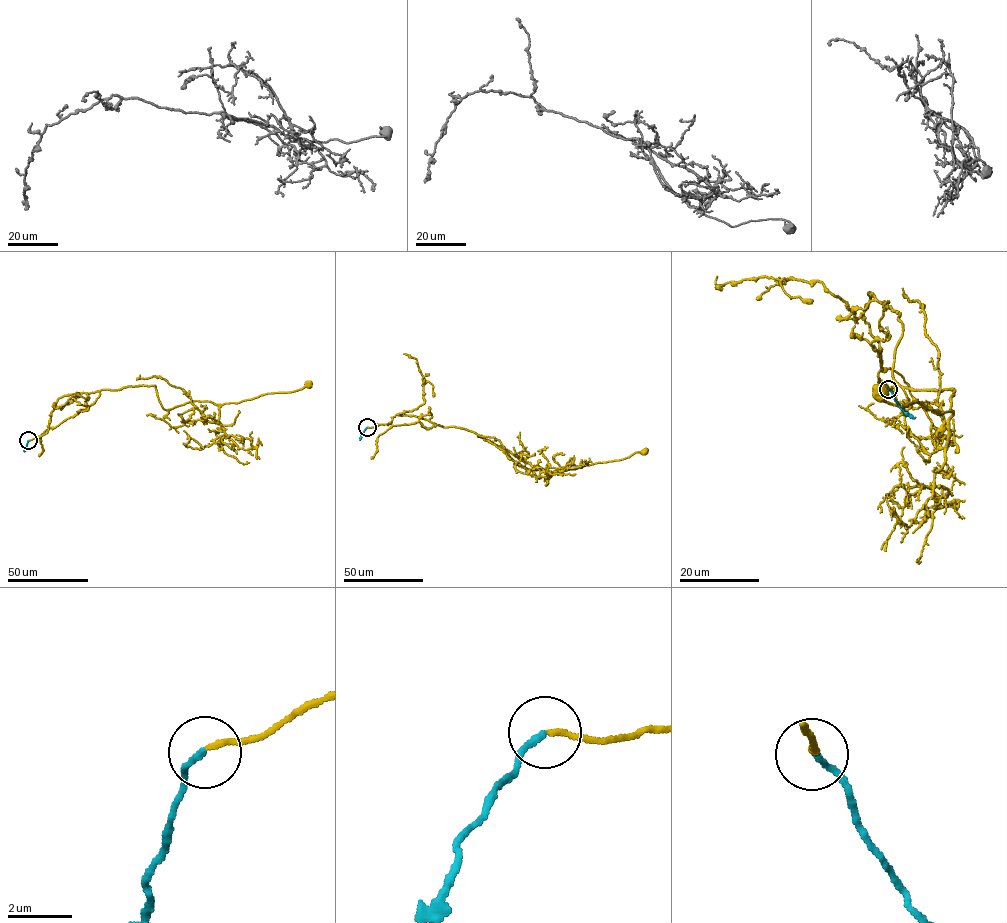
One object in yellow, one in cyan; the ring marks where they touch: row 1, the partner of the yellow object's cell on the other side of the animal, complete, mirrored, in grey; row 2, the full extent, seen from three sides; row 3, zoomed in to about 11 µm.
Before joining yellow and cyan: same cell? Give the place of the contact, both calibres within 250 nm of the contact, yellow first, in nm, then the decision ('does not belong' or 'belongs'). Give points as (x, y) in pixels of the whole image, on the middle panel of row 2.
place (367, 427); calibres 160 and 190 nm; belongs

